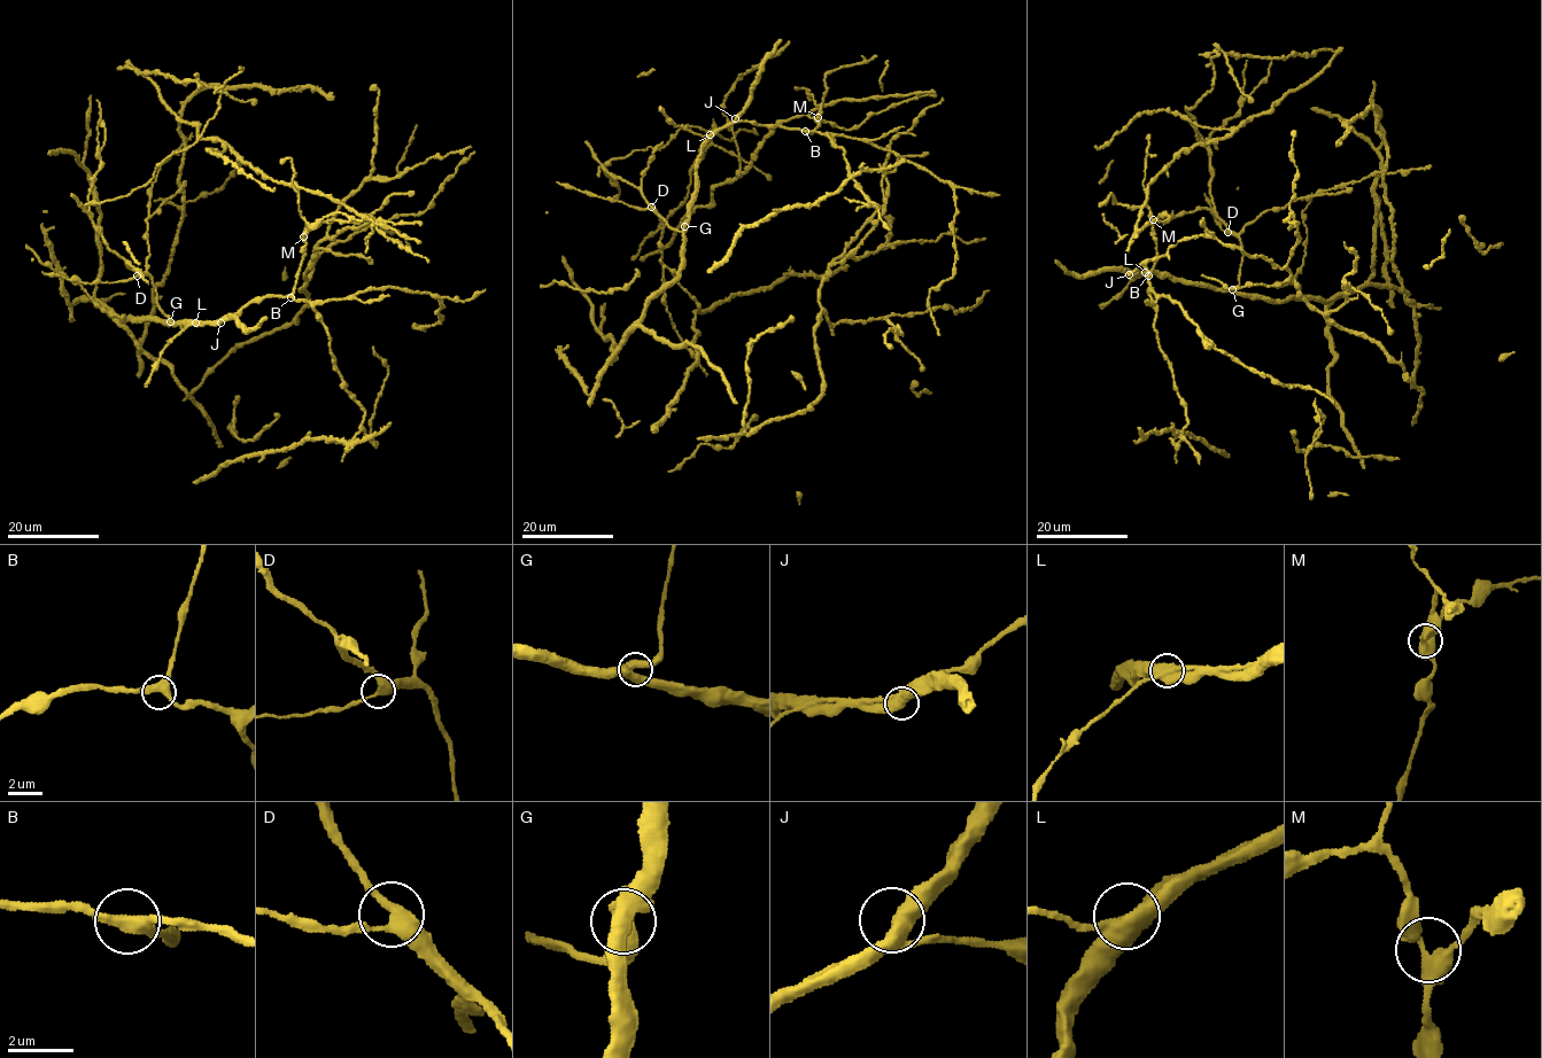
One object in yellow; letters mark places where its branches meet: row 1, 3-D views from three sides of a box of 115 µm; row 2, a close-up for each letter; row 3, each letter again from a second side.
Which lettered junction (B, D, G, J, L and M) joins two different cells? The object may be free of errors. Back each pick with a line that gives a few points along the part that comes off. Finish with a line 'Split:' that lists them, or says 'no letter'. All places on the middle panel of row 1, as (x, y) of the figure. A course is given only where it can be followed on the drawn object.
Split: no letter

